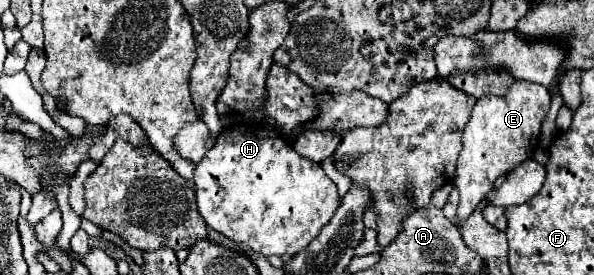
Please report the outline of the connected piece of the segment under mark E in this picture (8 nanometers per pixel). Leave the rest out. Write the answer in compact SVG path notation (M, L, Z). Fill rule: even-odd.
M527 80L513 82L507 96L483 96L475 102L471 118L463 128L463 150L459 154L453 178L453 184L459 192L457 220L463 220L479 206L483 196L493 188L501 174L507 174L519 162L533 156L549 102L551 96L547 88Z

